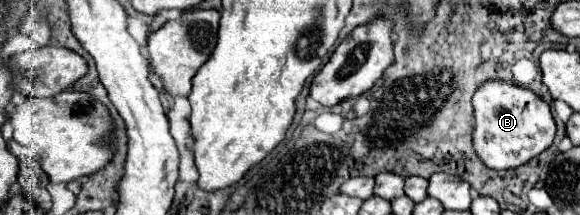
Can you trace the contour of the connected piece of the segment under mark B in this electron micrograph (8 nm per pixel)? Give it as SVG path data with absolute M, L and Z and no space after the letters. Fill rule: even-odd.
M486 81L474 93L472 103L476 115L472 135L474 149L490 169L512 169L524 165L548 149L556 137L556 123L550 105L526 87L506 81Z

